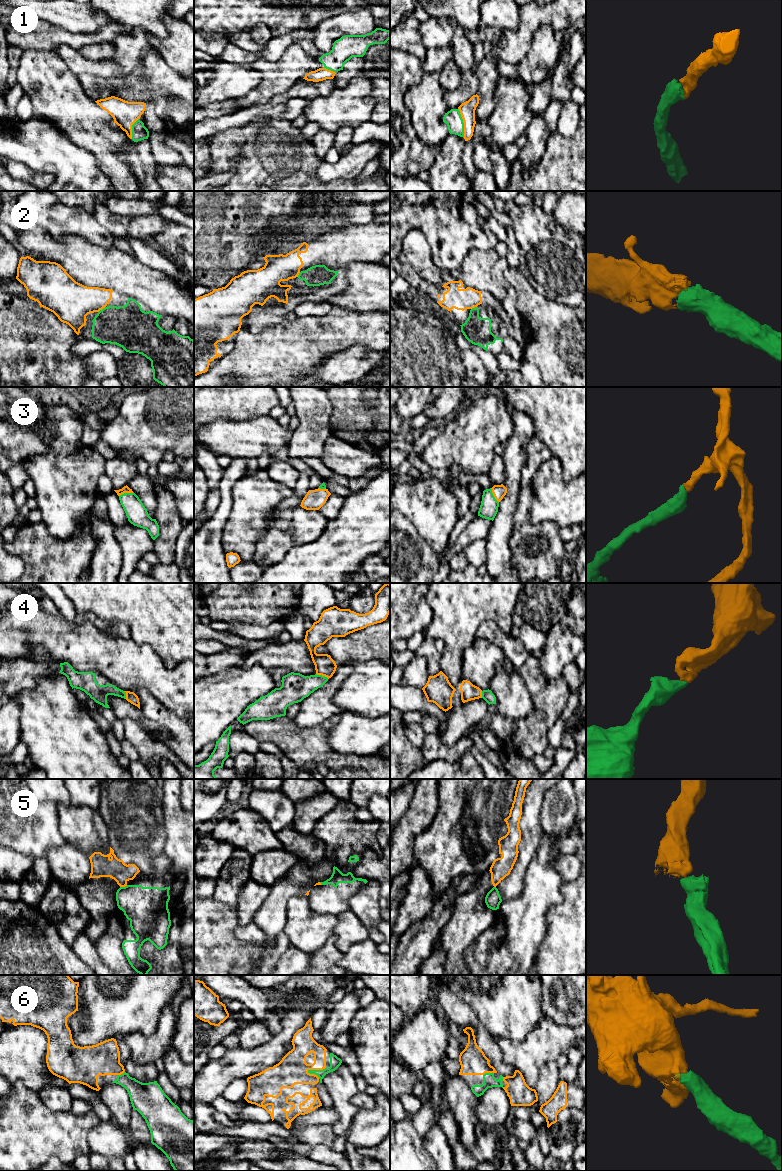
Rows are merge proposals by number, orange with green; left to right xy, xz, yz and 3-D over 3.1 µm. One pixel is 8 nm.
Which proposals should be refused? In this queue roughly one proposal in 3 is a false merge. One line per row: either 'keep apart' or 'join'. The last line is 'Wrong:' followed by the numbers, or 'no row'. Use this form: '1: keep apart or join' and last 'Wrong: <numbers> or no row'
1: join
2: join
3: join
4: join
5: keep apart
6: join
Wrong: 5

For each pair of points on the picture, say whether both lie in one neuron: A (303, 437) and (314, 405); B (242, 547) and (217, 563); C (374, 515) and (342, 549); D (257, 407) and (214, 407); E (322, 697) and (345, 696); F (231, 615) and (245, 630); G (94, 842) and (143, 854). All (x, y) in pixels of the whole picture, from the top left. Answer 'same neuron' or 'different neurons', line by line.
A: same neuron
B: different neurons
C: same neuron
D: same neuron
E: different neurons
F: different neurons
G: different neurons

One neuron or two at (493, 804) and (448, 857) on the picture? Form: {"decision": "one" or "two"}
{"decision": "one"}

